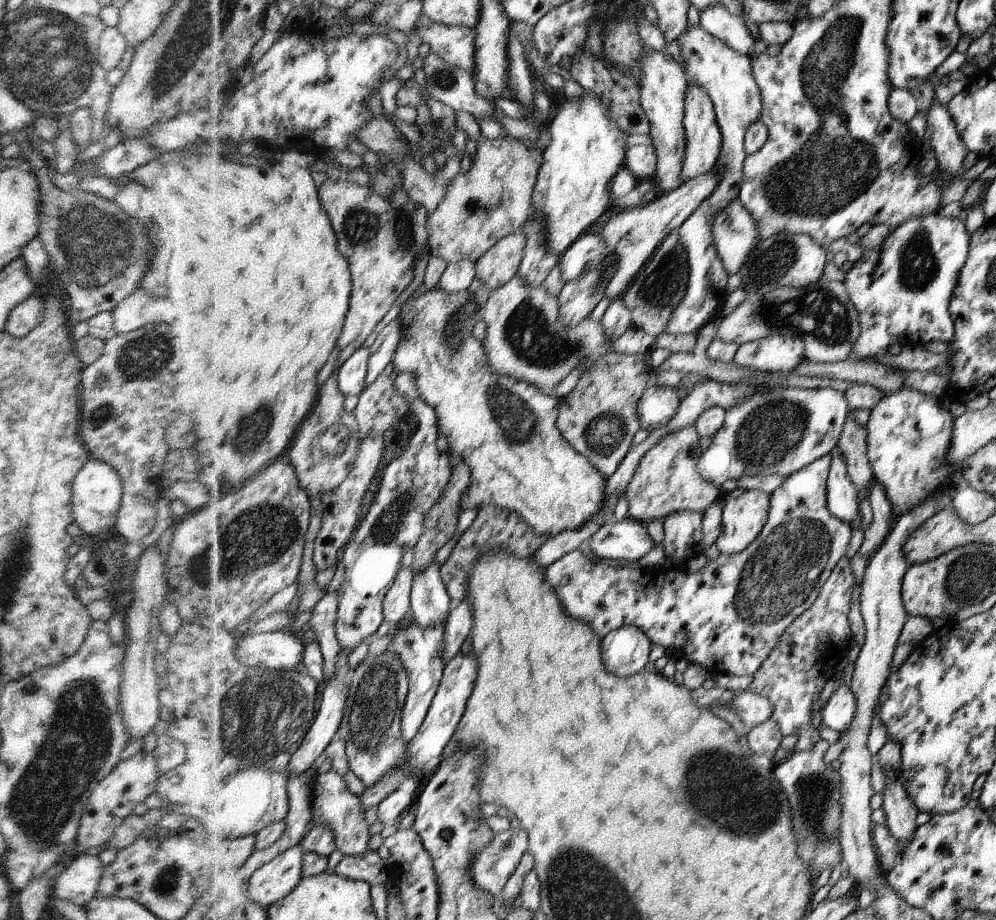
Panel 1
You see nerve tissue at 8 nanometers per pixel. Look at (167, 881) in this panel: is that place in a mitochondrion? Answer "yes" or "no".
yes

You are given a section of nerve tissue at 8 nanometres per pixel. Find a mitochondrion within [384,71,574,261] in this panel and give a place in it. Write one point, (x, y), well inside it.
(476, 207)

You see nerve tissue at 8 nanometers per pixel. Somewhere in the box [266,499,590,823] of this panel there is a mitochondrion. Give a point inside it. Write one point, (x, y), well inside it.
(374, 697)

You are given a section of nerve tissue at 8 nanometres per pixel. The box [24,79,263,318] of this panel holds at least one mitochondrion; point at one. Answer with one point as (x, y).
(98, 245)

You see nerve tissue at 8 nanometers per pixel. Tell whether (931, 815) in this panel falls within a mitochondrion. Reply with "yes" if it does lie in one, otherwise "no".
no

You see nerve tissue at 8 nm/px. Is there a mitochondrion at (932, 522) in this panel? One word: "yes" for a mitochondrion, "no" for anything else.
no

